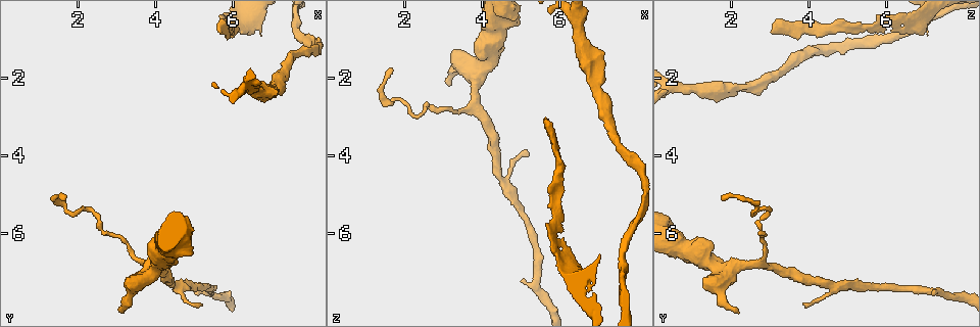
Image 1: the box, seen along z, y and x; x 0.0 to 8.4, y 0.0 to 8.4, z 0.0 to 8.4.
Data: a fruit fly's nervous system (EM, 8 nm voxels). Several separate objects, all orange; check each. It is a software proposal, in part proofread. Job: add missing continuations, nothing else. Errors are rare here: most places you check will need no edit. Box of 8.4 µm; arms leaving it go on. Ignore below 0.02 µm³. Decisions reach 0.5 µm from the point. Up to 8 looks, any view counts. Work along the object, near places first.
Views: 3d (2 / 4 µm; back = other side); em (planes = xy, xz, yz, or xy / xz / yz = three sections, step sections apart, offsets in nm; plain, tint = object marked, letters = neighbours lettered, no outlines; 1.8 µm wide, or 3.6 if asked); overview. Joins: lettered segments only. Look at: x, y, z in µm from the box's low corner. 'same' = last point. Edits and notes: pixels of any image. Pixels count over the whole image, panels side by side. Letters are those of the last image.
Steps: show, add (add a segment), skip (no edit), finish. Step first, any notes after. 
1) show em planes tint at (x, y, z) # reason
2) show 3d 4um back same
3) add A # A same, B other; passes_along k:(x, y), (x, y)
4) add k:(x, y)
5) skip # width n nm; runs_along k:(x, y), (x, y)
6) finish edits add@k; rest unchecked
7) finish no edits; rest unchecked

show 3d 4um at (6.05, 0.75, 6.10) # branch stops here

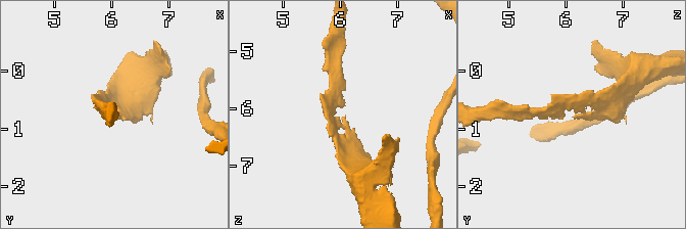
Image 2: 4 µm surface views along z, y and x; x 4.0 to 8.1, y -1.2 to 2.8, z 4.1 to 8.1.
show em planes tint at (6.10, 0.80, 6.15) # need the tissue

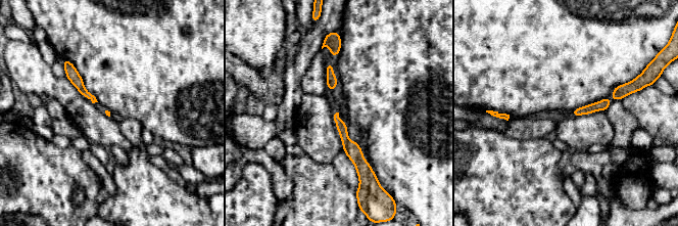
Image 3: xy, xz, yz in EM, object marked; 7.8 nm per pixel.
show em planes letters same

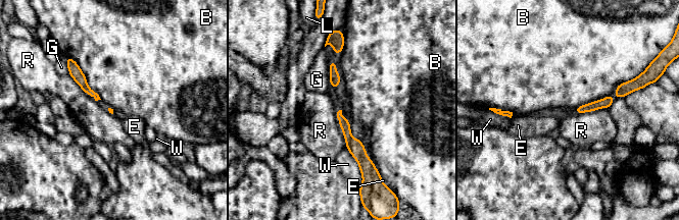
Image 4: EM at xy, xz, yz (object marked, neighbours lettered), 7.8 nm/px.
skip # B other, E other, G other, L other, R other, W other; runs_along 4:(339, 114), (364, 168); no lettered segment goes on from it

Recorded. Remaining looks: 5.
show 3d 4um at (6.90, 2.35, 1.80) # calibre changes

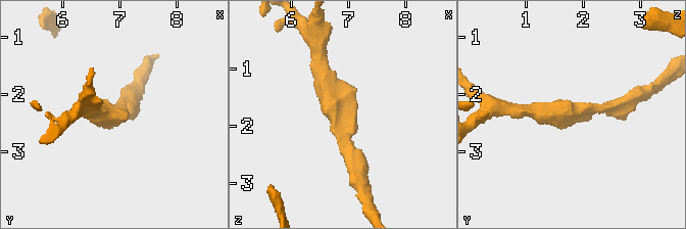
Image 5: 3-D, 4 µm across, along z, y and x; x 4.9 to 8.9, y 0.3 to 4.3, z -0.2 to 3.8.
show em planes letters at (6.90, 2.40, 1.85) # arm_widths 200, 260 nm; shape alone is not enough

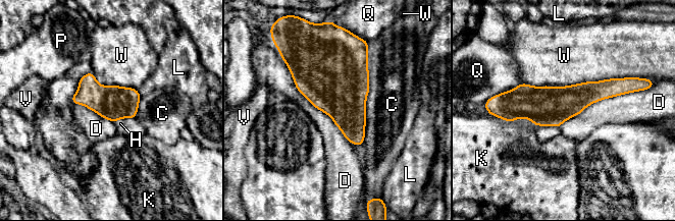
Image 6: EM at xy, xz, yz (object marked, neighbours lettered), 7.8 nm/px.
skip # C other, D other, H other, K other, L other, P other, Q other, V other, W other; border 6:(283, 61), (295, 87), (360, 148); no lettered segment goes on from it

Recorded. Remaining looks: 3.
show em 3.6um yz step 8 tint at (4.90, 6.55, 0.60) # stops while still wide

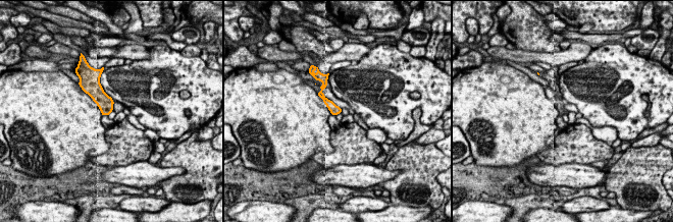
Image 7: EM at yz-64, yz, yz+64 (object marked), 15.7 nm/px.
show em 3.6um planes letters same

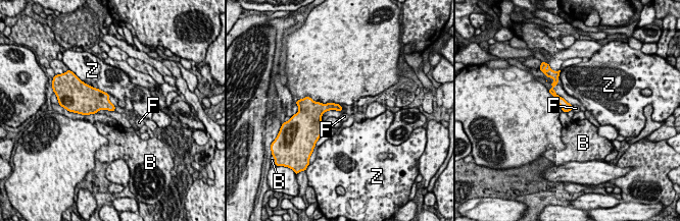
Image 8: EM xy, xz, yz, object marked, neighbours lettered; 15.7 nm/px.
skip # B other, F other, Z other; none of them fits

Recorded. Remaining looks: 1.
finish no edits; rest unchecked

